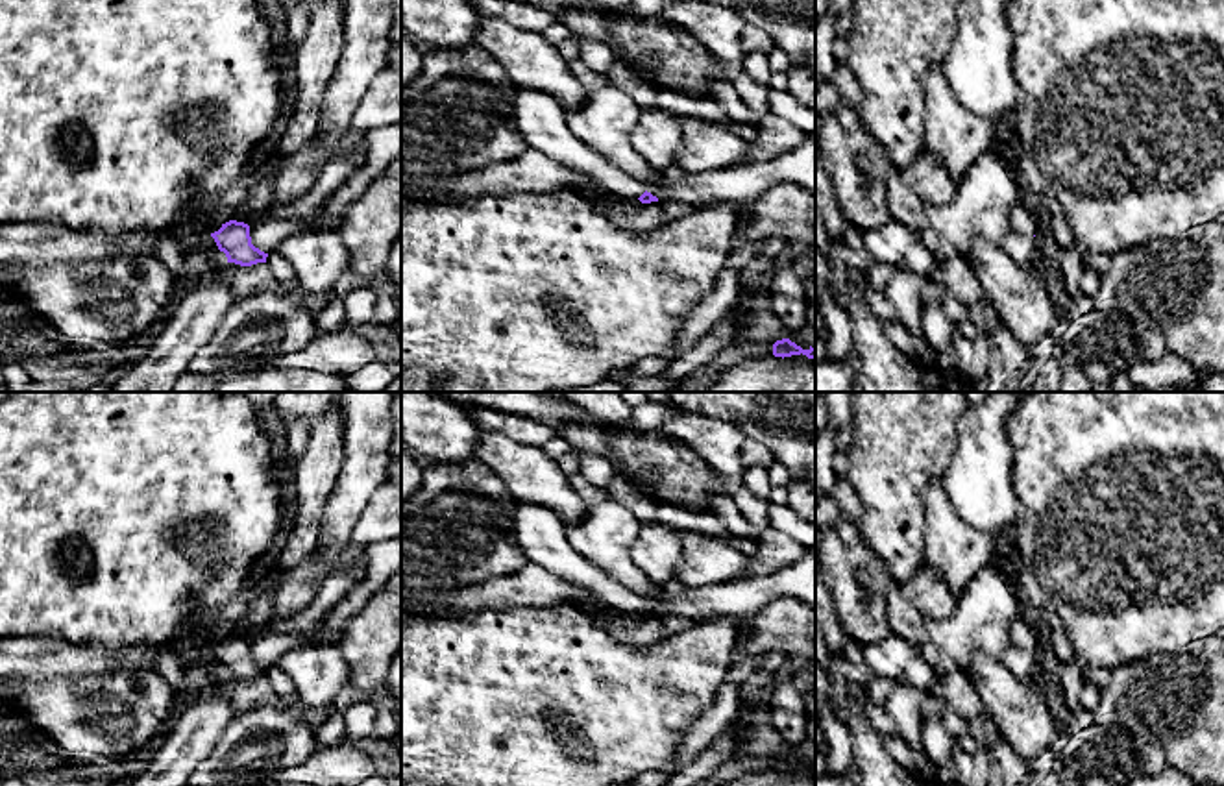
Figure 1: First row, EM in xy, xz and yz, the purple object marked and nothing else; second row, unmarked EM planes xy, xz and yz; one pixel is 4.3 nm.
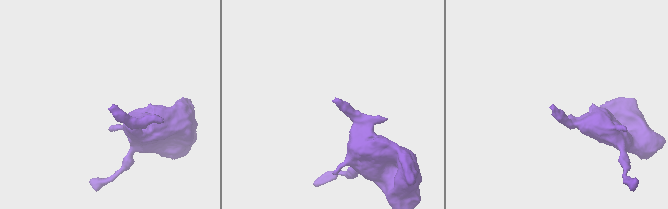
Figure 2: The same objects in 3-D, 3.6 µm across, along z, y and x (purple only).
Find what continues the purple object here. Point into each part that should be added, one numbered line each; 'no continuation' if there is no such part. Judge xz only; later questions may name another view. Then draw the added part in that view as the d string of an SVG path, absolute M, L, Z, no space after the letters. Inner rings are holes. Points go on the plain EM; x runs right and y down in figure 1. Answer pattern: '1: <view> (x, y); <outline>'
1: xz (542, 535); M516 501L514 533L529 562L588 590L599 610L638 614L645 603L568 540L566 523L547 507Z

